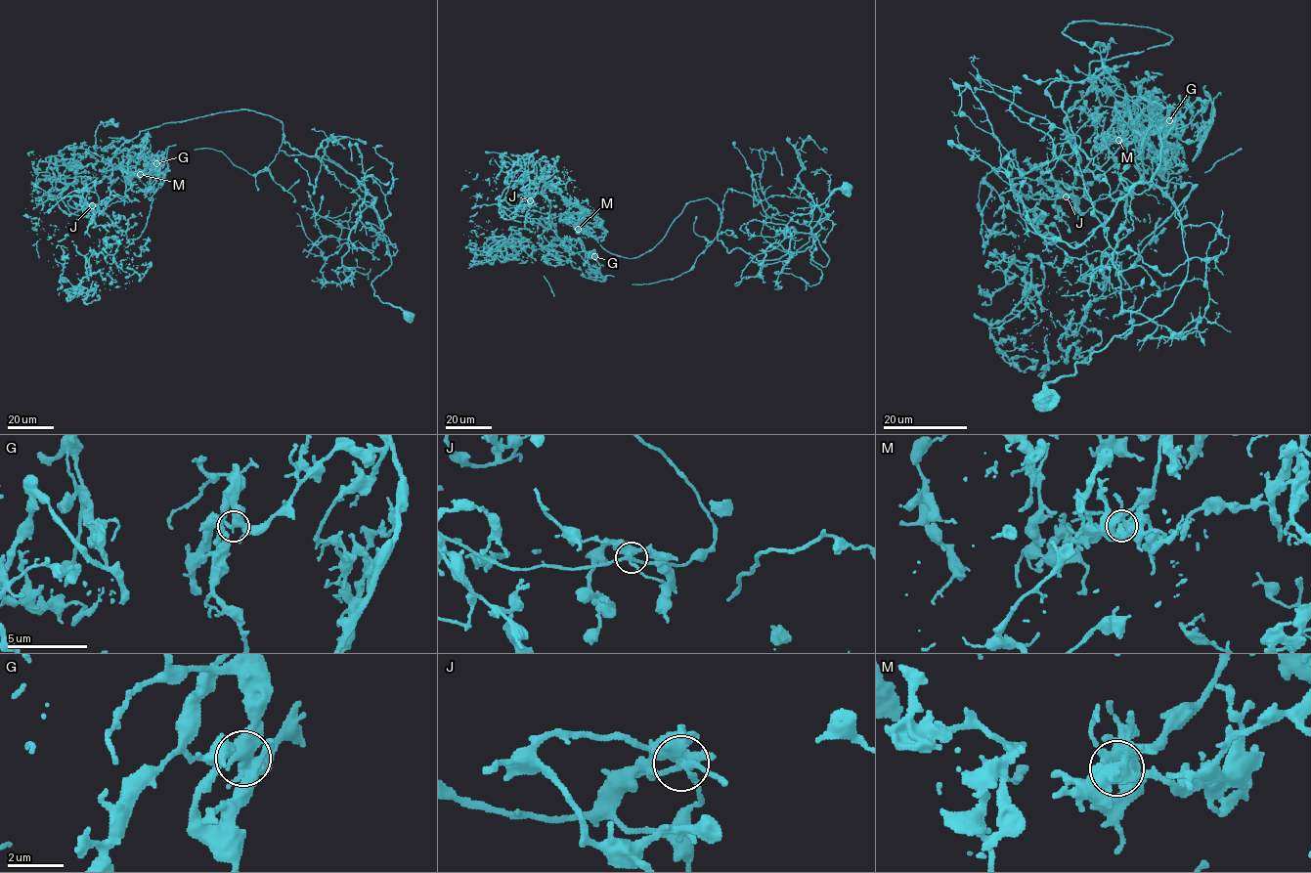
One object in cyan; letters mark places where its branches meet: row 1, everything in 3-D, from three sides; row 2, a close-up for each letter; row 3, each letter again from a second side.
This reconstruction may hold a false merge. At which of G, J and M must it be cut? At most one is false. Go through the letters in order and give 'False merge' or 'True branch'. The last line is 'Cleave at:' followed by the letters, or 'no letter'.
G: True branch
J: False merge
M: True branch
Cleave at: J

